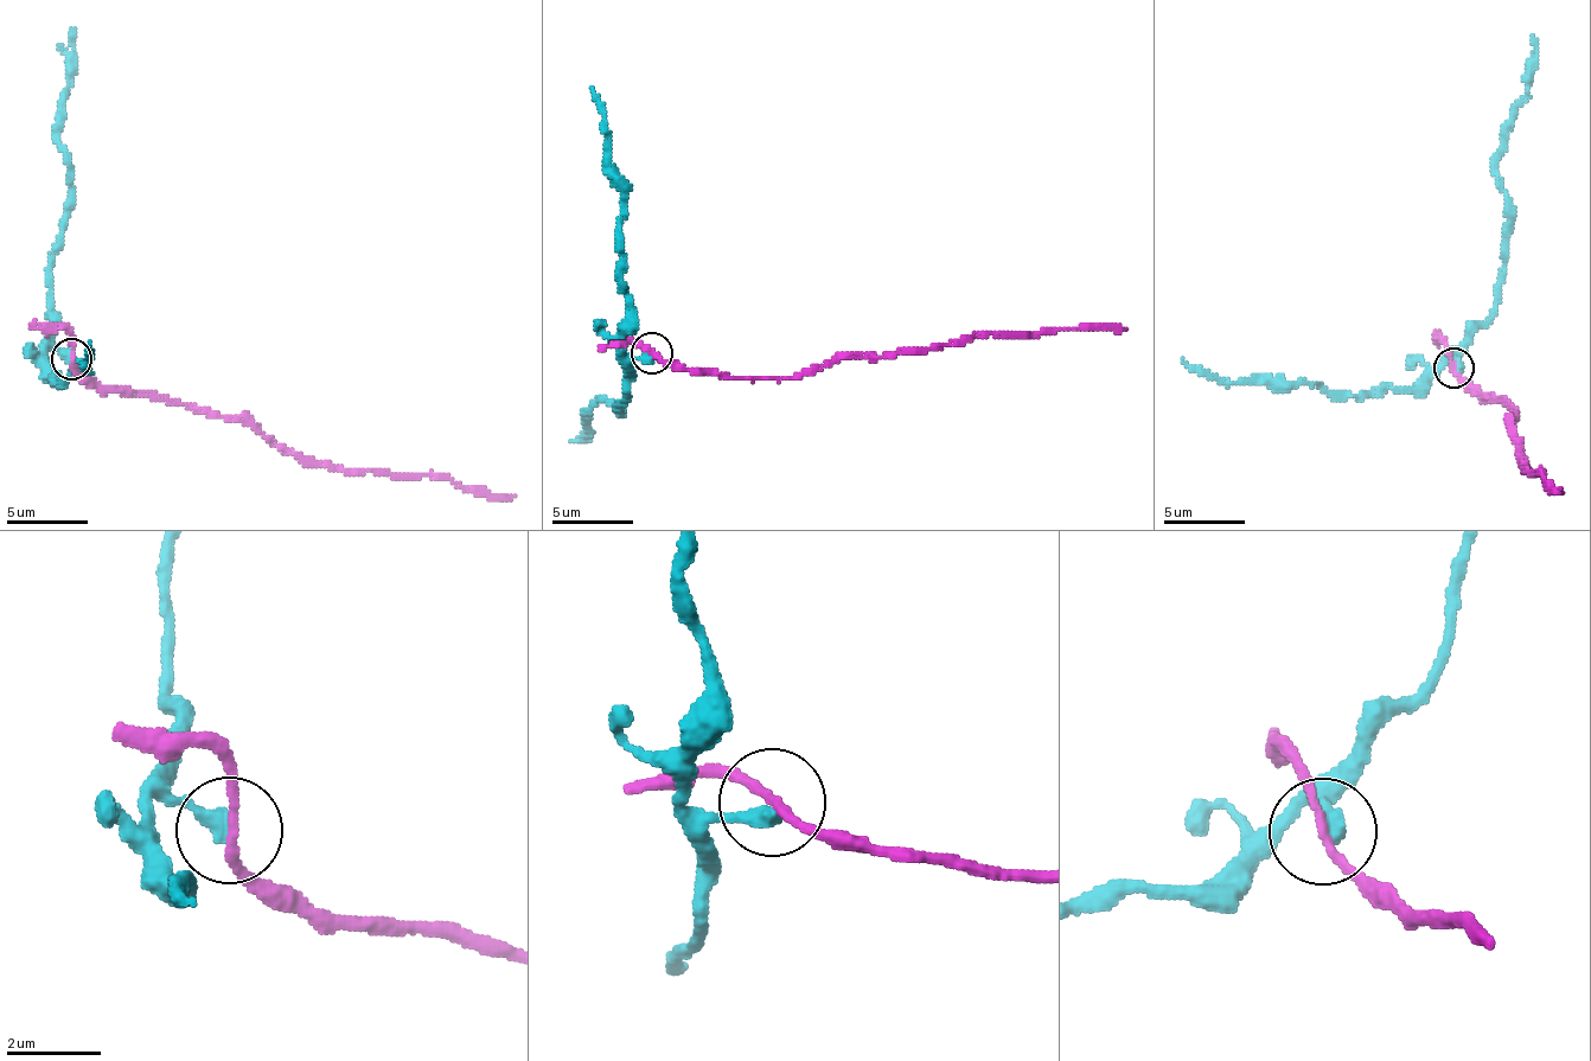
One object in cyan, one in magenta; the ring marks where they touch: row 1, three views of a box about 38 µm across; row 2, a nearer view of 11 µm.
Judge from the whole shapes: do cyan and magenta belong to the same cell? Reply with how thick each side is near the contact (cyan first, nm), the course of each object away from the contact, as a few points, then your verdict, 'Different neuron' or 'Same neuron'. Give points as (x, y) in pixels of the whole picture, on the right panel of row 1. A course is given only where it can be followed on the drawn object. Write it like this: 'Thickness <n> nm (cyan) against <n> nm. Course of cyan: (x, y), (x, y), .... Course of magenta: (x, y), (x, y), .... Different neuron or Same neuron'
Thickness 360 nm (cyan) against 170 nm. Course of cyan: (1455, 366), (1457, 347), (1495, 306), (1506, 208), (1496, 163), (1502, 126), (1526, 93), (1533, 34). Course of magenta: (1455, 366), (1484, 395), (1506, 397), (1514, 408), (1524, 470), (1544, 471), (1546, 481), (1561, 489). Different neuron

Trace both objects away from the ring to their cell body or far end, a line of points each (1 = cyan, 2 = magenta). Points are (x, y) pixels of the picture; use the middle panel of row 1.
1: (652, 353), (626, 363), (626, 401), (615, 410), (601, 401), (583, 410), (589, 432), (581, 438)
2: (652, 353), (669, 365), (696, 374), (783, 378), (855, 358), (912, 353), (954, 340), (1073, 328), (1126, 330)

